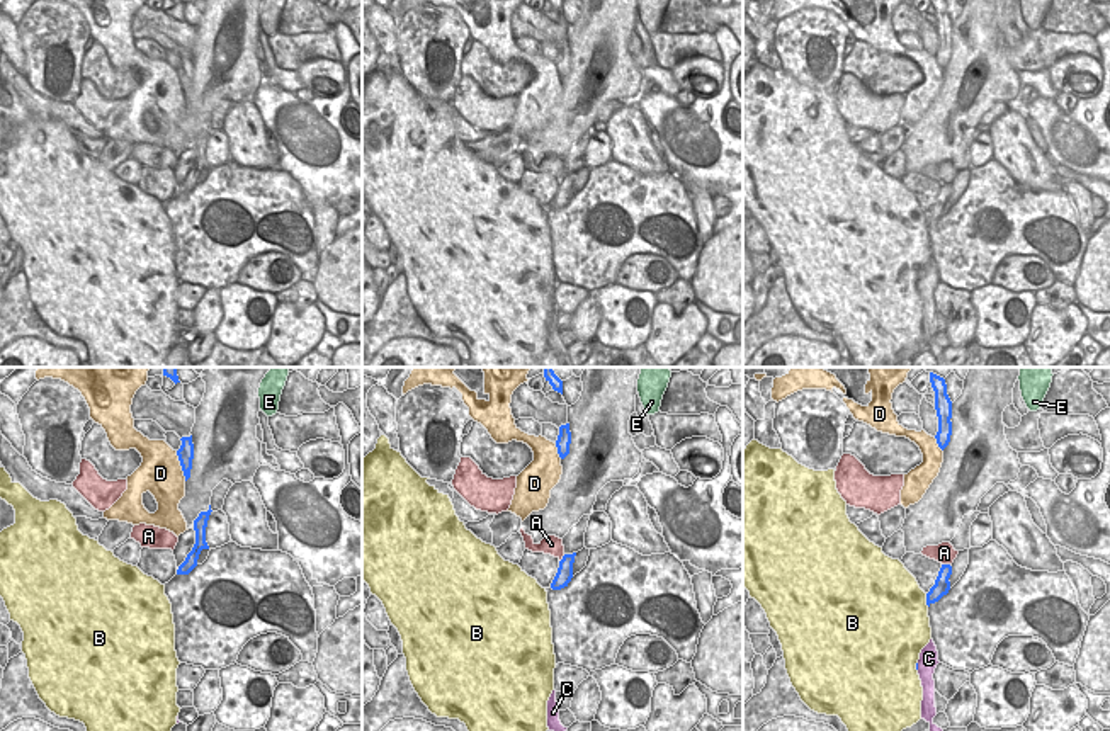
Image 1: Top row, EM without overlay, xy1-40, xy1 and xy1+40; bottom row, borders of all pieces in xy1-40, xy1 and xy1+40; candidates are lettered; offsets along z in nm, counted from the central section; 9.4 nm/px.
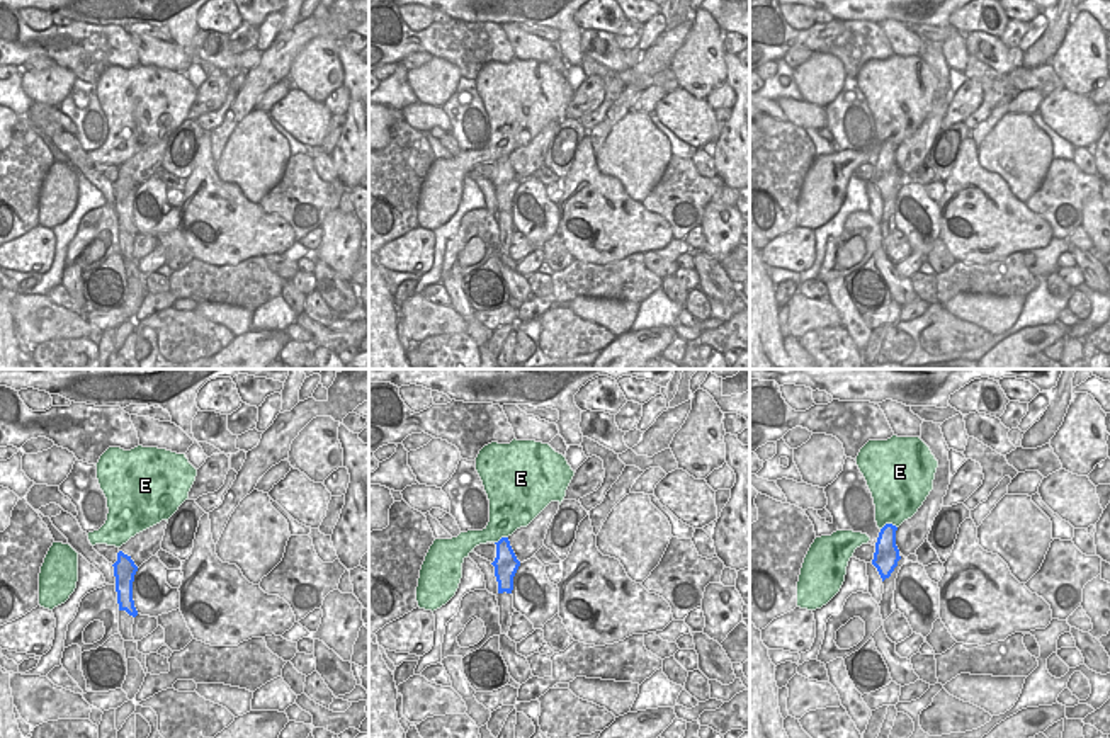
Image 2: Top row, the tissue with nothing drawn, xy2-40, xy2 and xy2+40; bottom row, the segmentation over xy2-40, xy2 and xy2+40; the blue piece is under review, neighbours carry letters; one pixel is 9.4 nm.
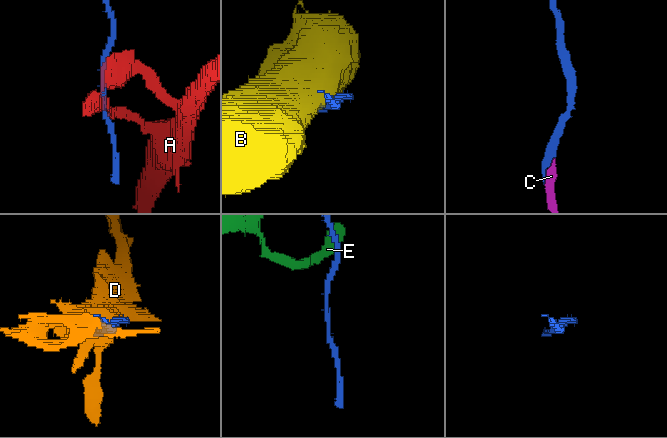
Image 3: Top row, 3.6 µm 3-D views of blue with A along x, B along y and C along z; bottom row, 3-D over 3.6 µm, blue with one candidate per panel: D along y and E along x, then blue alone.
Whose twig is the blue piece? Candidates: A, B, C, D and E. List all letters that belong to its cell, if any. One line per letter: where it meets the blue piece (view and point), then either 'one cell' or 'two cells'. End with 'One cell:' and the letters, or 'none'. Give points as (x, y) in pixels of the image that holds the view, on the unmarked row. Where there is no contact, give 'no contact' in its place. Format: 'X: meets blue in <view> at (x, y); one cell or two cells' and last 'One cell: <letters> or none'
A: meets blue in xy1+40 at (945, 184); two cells
B: meets blue in xy1+40 at (927, 220); two cells
C: meets blue in xy1+40 at (917, 286); one cell
D: meets blue in xy1-40 at (181, 84); two cells
E: meets blue in xy2+40 at (888, 143); two cells
One cell: C

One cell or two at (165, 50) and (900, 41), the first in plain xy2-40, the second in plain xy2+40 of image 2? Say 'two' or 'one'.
one

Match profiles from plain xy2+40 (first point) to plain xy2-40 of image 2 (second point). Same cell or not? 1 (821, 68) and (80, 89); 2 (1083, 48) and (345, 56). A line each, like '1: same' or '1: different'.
1: different
2: different

